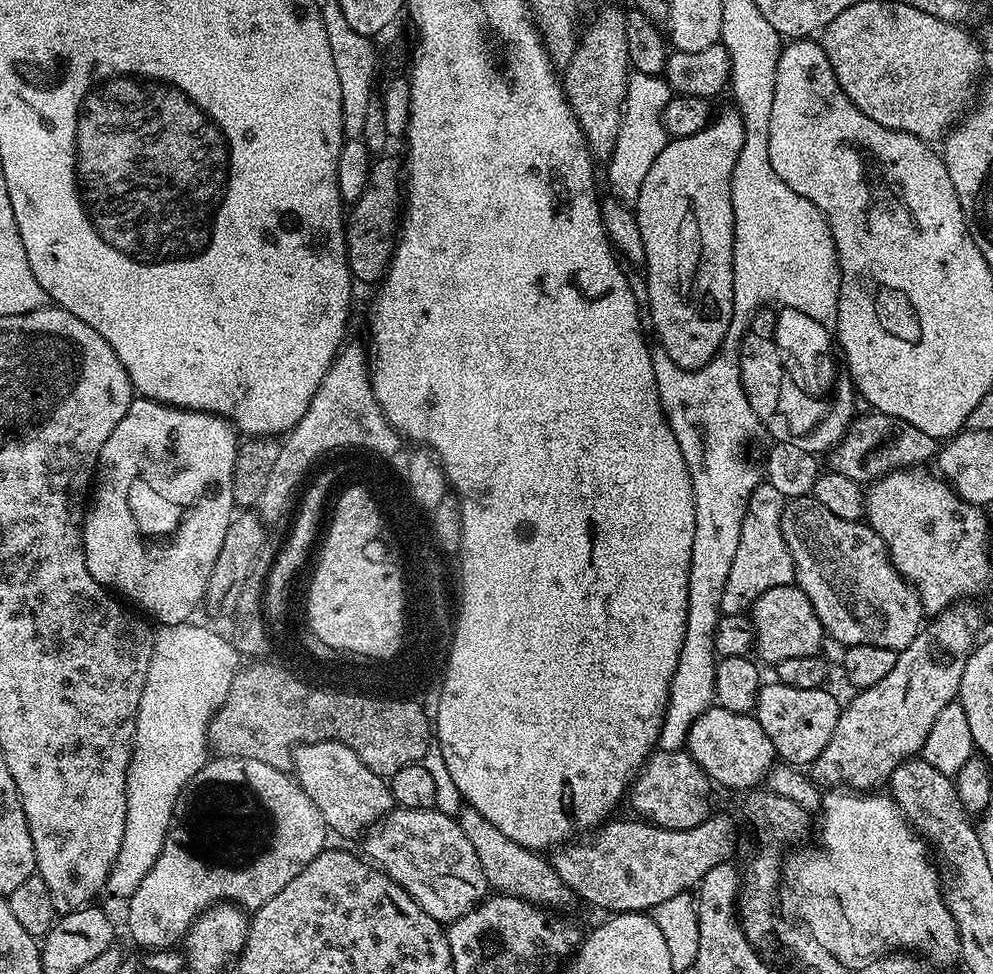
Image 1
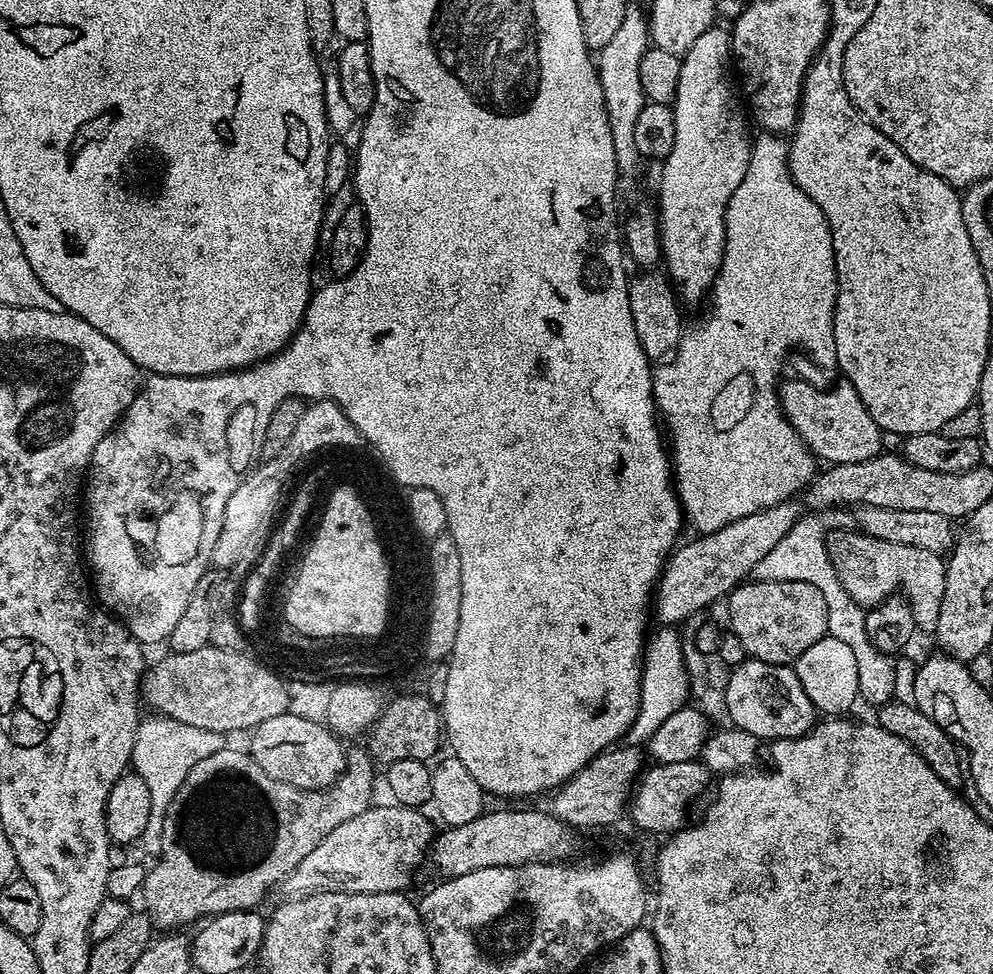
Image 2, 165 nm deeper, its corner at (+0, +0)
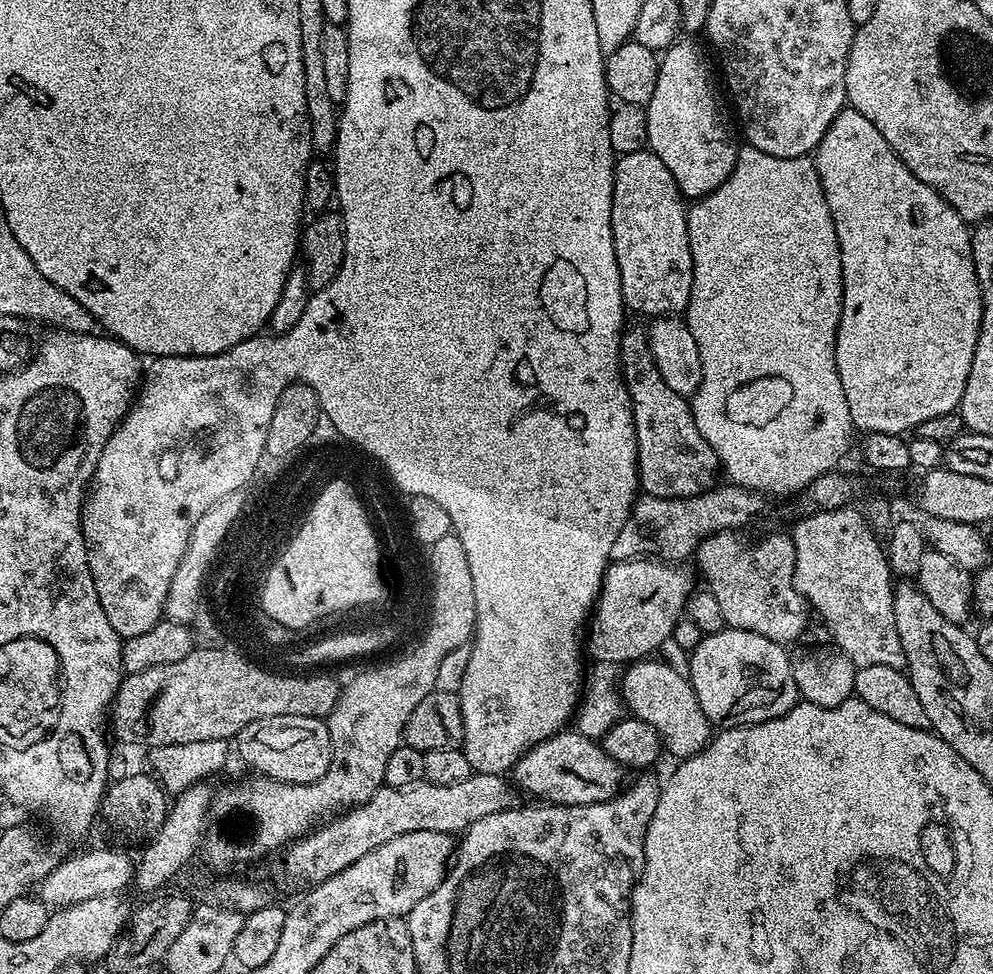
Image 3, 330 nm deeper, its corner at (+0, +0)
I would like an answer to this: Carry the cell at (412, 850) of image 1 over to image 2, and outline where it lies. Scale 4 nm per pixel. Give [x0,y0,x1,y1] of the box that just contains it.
[282,802,434,898]

